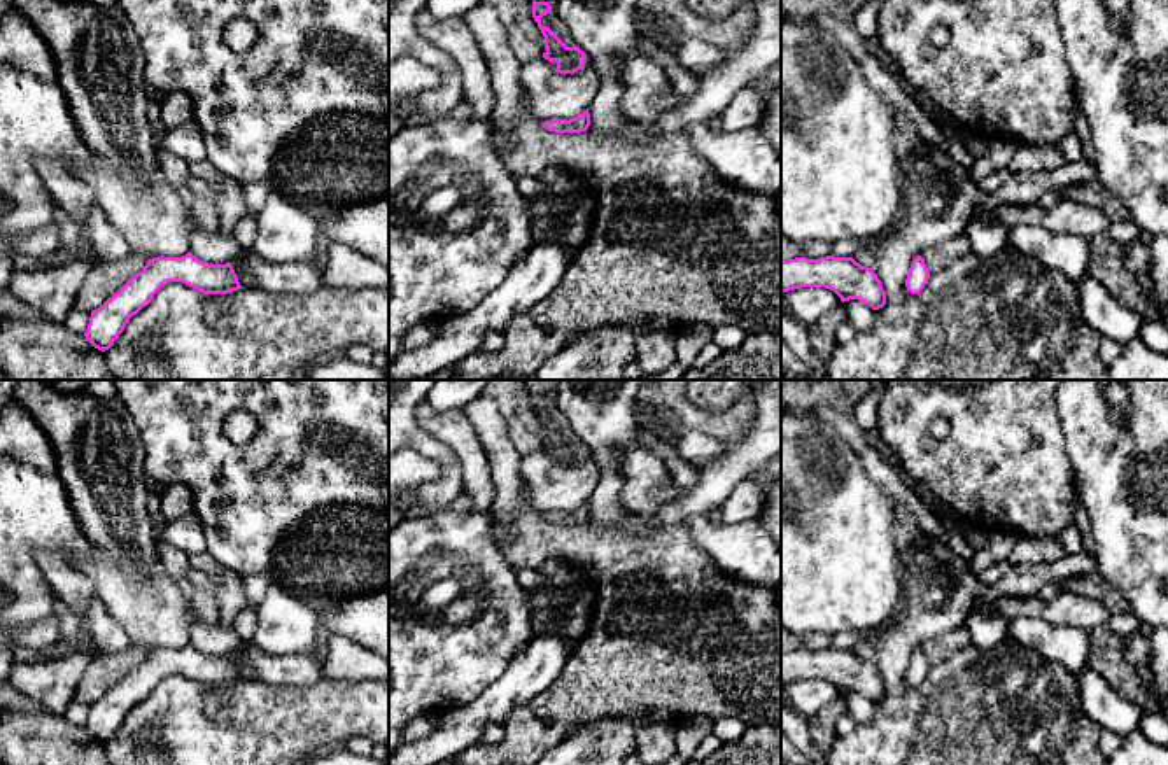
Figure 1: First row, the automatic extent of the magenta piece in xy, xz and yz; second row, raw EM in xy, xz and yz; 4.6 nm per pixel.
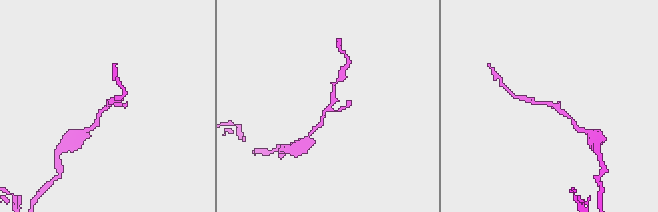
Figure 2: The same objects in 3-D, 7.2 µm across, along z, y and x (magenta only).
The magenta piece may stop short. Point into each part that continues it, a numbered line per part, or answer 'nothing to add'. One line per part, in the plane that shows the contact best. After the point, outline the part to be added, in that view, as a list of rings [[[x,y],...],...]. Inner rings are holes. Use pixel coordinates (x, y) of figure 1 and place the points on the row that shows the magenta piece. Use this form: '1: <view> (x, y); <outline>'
nothing to add

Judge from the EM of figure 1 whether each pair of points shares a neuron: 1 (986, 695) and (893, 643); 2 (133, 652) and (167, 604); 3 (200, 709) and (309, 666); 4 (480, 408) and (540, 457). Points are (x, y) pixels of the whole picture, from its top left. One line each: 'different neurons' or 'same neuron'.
1: same neuron
2: different neurons
3: different neurons
4: different neurons

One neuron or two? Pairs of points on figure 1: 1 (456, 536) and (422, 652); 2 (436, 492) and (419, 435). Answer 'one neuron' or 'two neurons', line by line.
1: one neuron
2: one neuron

